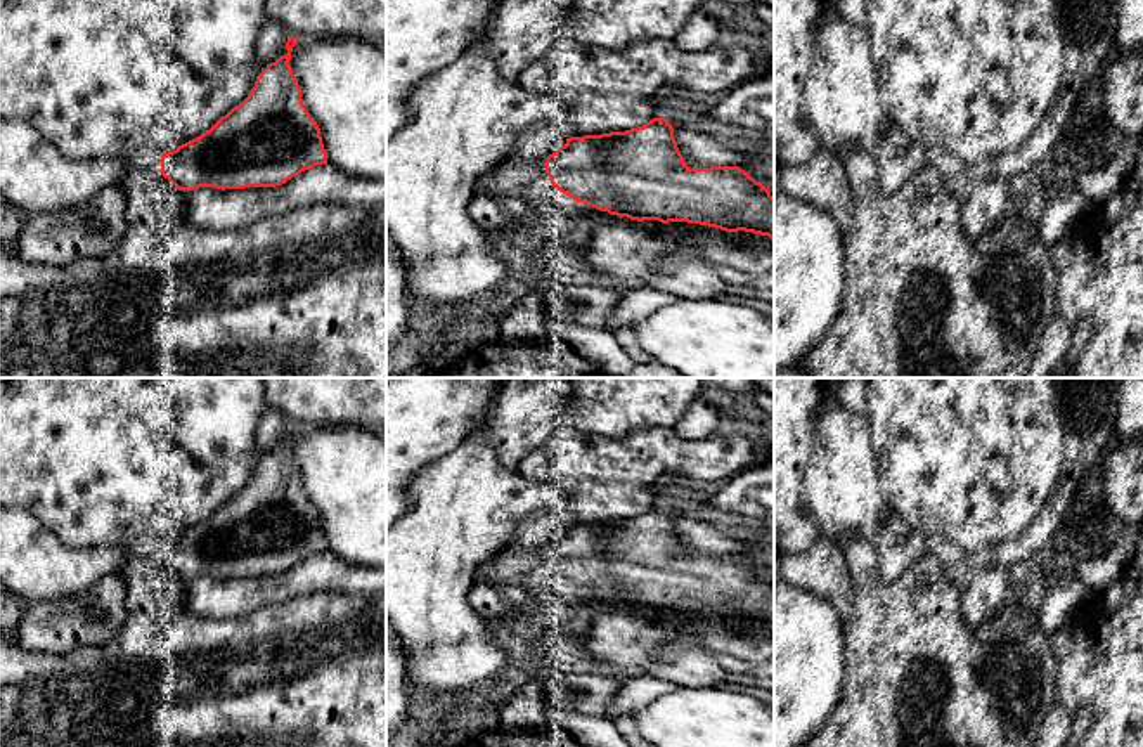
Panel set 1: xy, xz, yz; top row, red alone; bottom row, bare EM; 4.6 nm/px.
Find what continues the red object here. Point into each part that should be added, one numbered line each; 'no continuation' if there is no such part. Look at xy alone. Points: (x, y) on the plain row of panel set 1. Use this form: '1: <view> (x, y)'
1: xy (144, 546)

